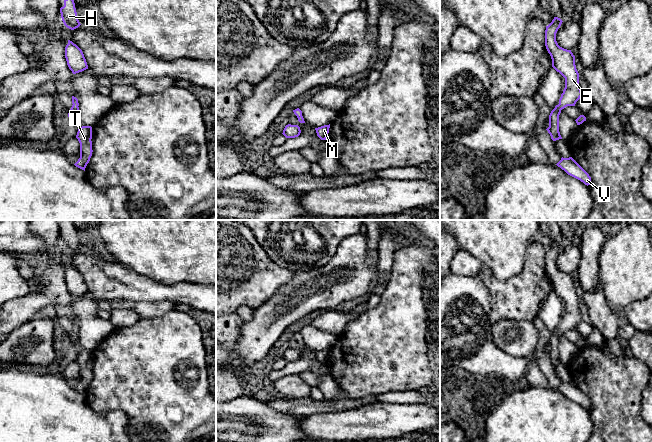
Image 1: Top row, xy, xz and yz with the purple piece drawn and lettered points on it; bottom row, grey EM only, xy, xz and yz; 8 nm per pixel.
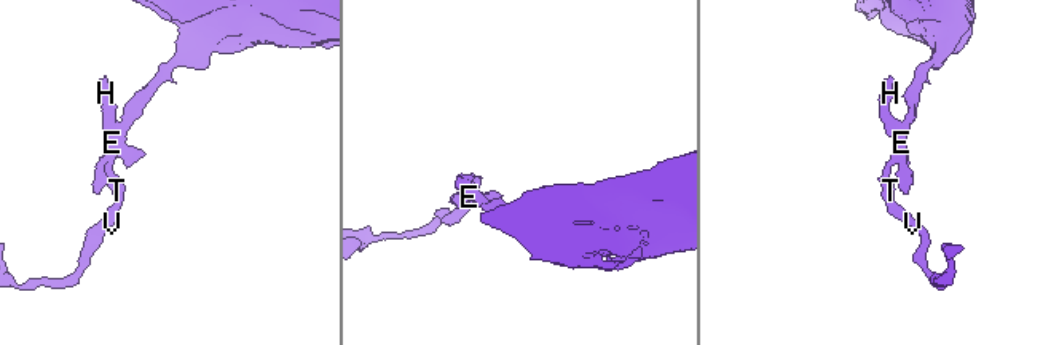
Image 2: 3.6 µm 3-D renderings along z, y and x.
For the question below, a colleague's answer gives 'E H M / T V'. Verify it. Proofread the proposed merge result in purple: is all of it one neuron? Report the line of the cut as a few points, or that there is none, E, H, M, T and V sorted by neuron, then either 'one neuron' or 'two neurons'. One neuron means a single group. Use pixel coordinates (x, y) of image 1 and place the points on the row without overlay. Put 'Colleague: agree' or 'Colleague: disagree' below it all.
no cut; E H M T V; one neuron
Colleague: disagree

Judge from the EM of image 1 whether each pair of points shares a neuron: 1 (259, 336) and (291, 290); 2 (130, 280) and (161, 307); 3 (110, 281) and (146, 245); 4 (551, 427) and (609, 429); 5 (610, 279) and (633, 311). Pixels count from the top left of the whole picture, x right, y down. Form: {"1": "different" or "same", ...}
{"1": "same", "2": "different", "3": "different", "4": "different", "5": "different"}

